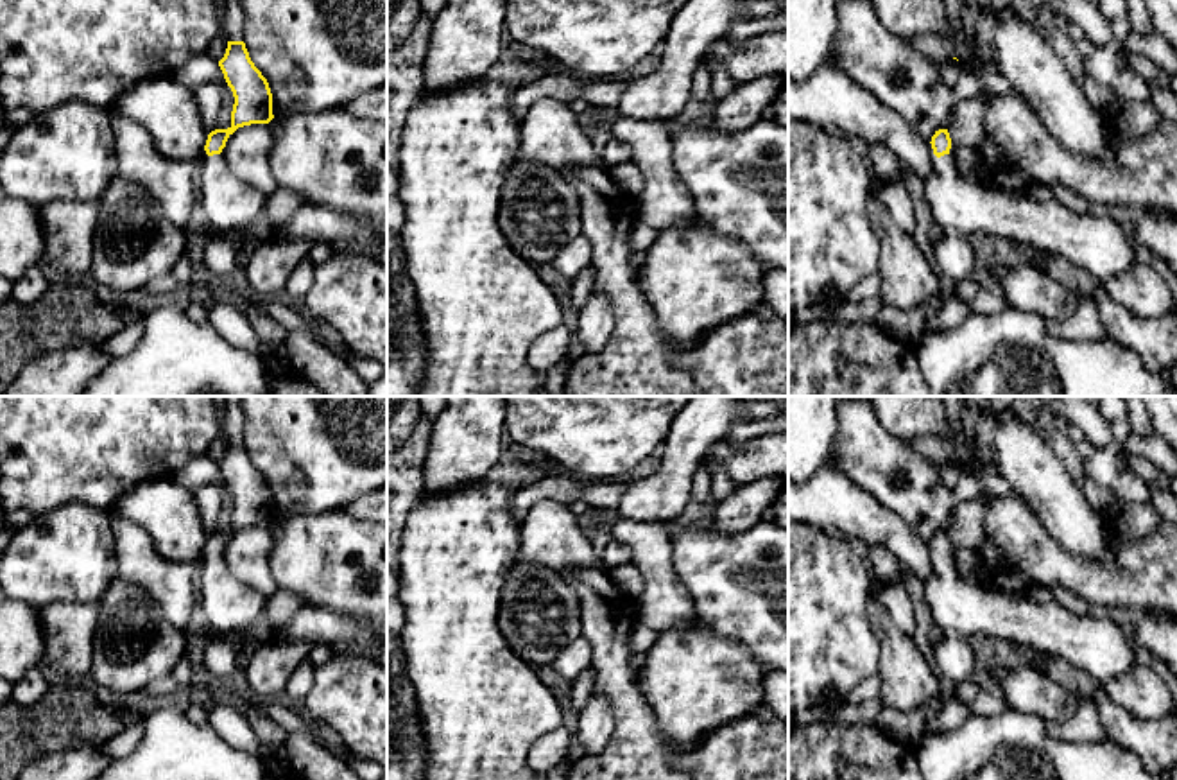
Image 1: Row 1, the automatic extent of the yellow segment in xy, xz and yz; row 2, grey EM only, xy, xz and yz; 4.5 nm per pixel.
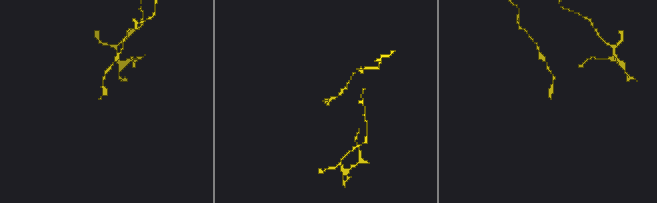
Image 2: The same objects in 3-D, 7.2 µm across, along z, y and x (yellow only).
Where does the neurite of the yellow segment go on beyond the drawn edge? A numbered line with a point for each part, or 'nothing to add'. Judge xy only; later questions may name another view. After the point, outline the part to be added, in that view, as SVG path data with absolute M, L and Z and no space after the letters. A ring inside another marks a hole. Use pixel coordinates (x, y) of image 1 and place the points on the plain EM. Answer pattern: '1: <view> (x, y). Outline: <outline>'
1: xy (230, 605). Outline: M220 556L208 558L199 577L199 602L217 635L235 635L263 615L267 597L238 581Z

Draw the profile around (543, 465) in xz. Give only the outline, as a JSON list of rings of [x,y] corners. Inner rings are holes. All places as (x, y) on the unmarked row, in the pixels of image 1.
[[[521,448],[516,454],[514,463],[536,470],[541,477],[568,477],[568,470],[559,463],[530,448]]]

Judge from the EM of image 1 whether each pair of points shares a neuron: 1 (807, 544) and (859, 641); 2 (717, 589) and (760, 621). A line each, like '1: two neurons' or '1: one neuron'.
1: one neuron
2: one neuron

